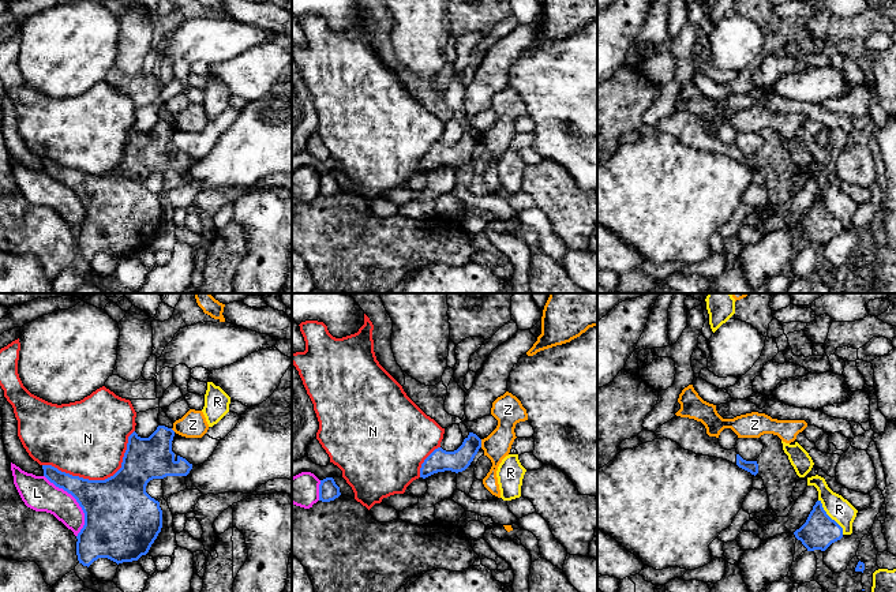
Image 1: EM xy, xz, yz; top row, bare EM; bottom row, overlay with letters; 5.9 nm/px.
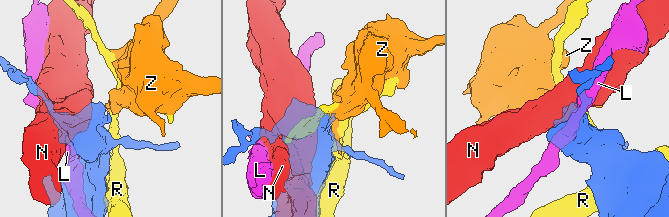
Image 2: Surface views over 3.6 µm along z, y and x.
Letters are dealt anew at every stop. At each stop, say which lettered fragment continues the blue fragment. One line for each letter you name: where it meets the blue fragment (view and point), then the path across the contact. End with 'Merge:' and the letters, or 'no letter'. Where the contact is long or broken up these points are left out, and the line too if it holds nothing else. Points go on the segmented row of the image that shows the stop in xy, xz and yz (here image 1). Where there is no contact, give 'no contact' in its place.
Merge: no letter

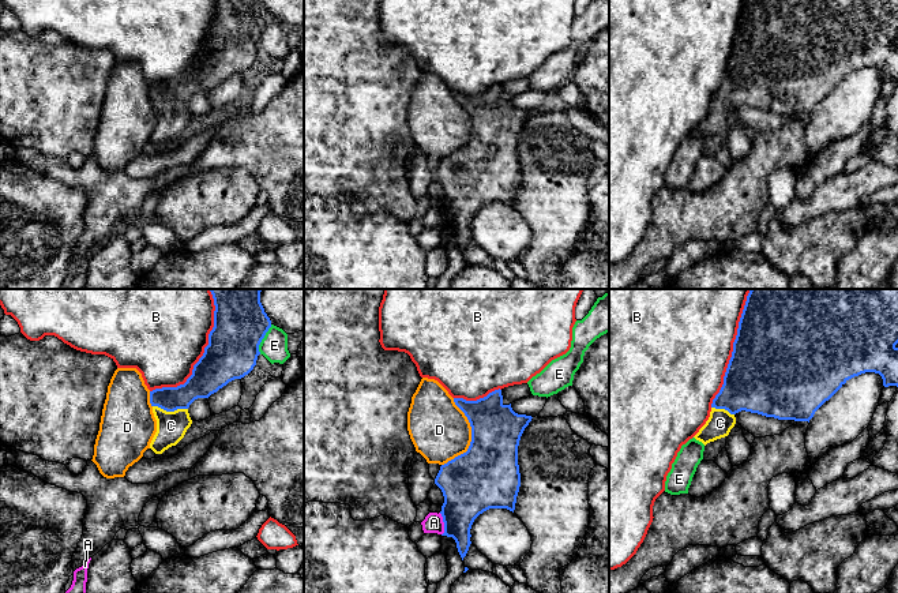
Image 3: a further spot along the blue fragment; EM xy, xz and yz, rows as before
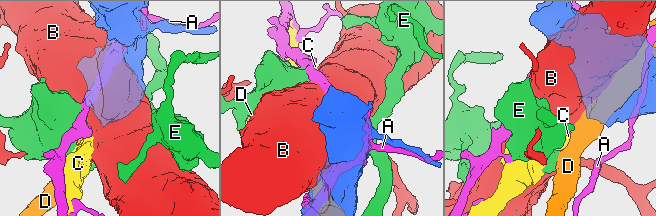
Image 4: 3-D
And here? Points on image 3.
C: meets blue in xy at (171, 411); runs through xy (202, 383), (194, 387), (171, 411), (171, 426)
Merge: C

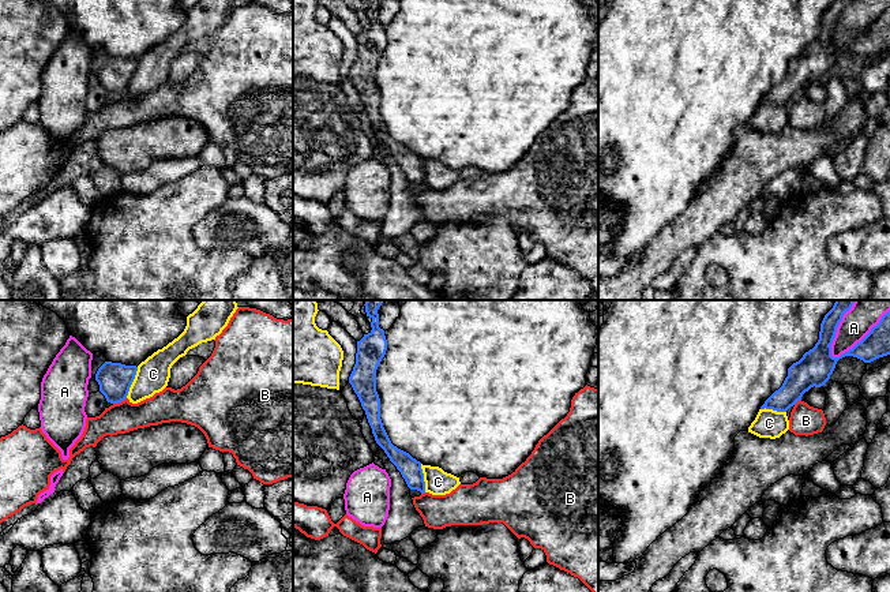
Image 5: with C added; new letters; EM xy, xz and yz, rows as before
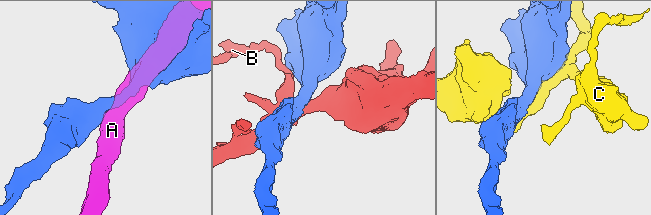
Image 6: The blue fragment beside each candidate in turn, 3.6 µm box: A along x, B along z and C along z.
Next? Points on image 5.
Merge: no letter

